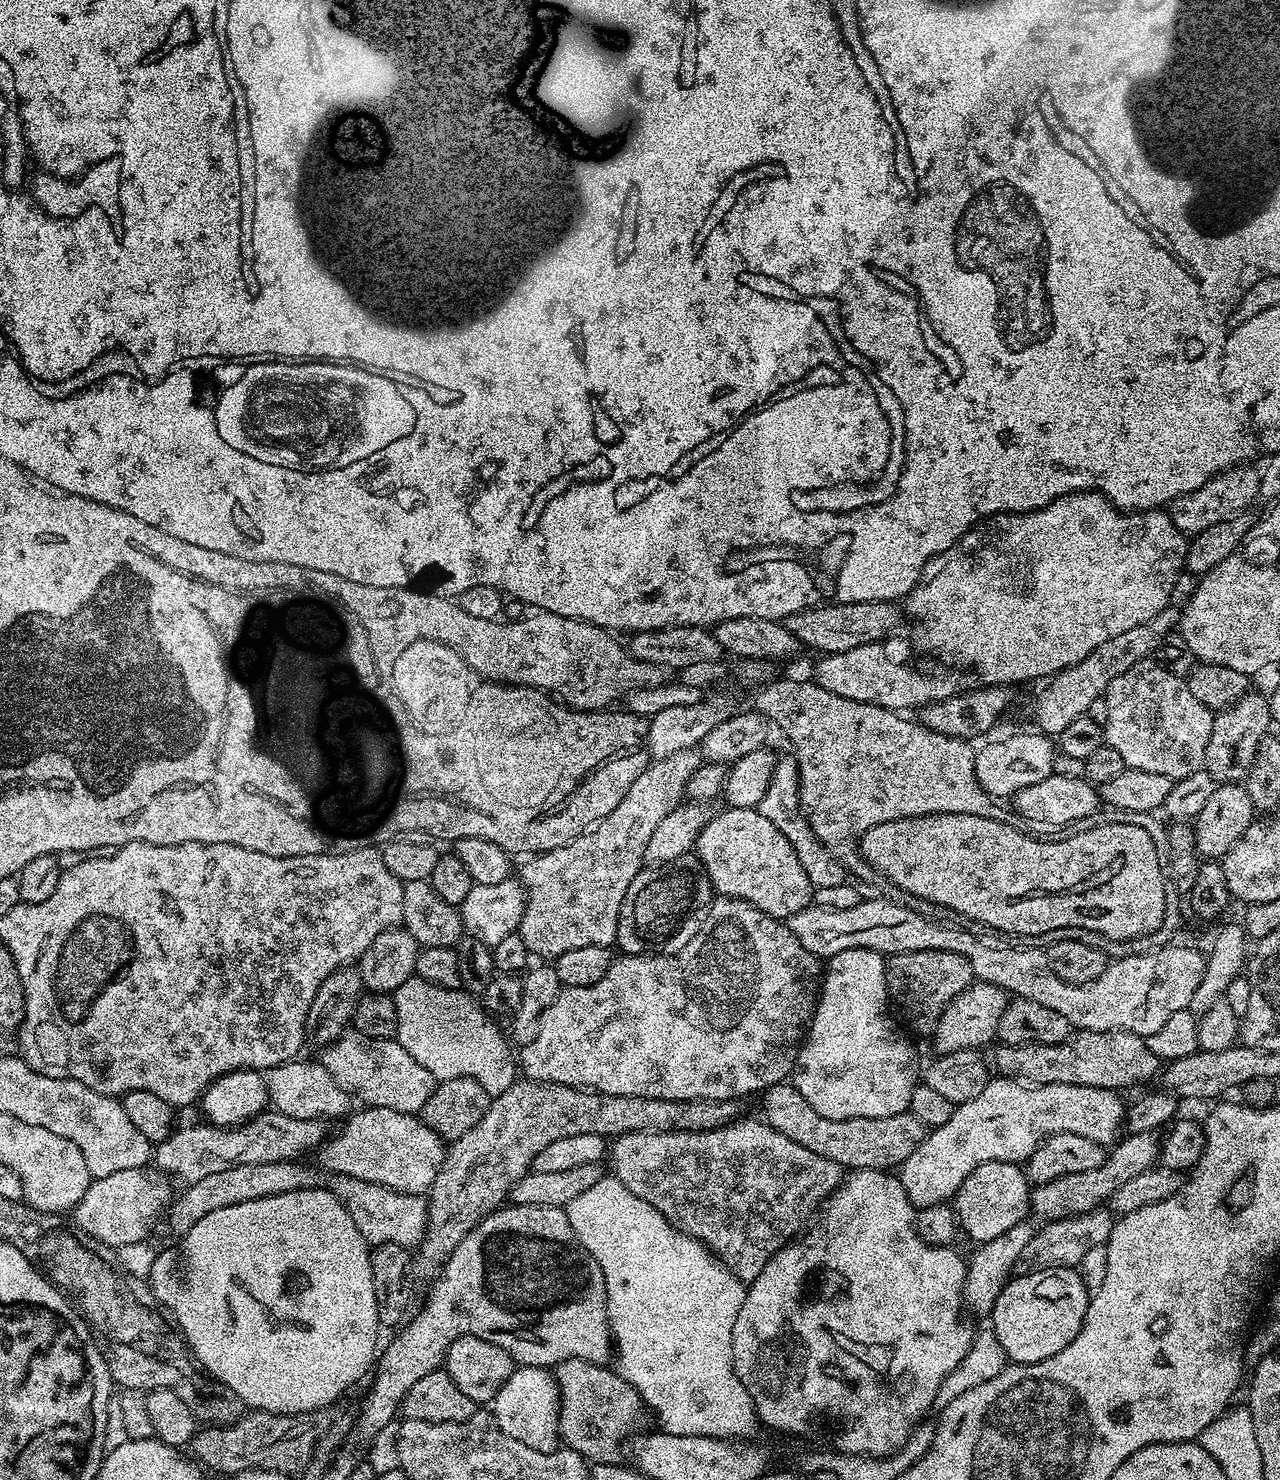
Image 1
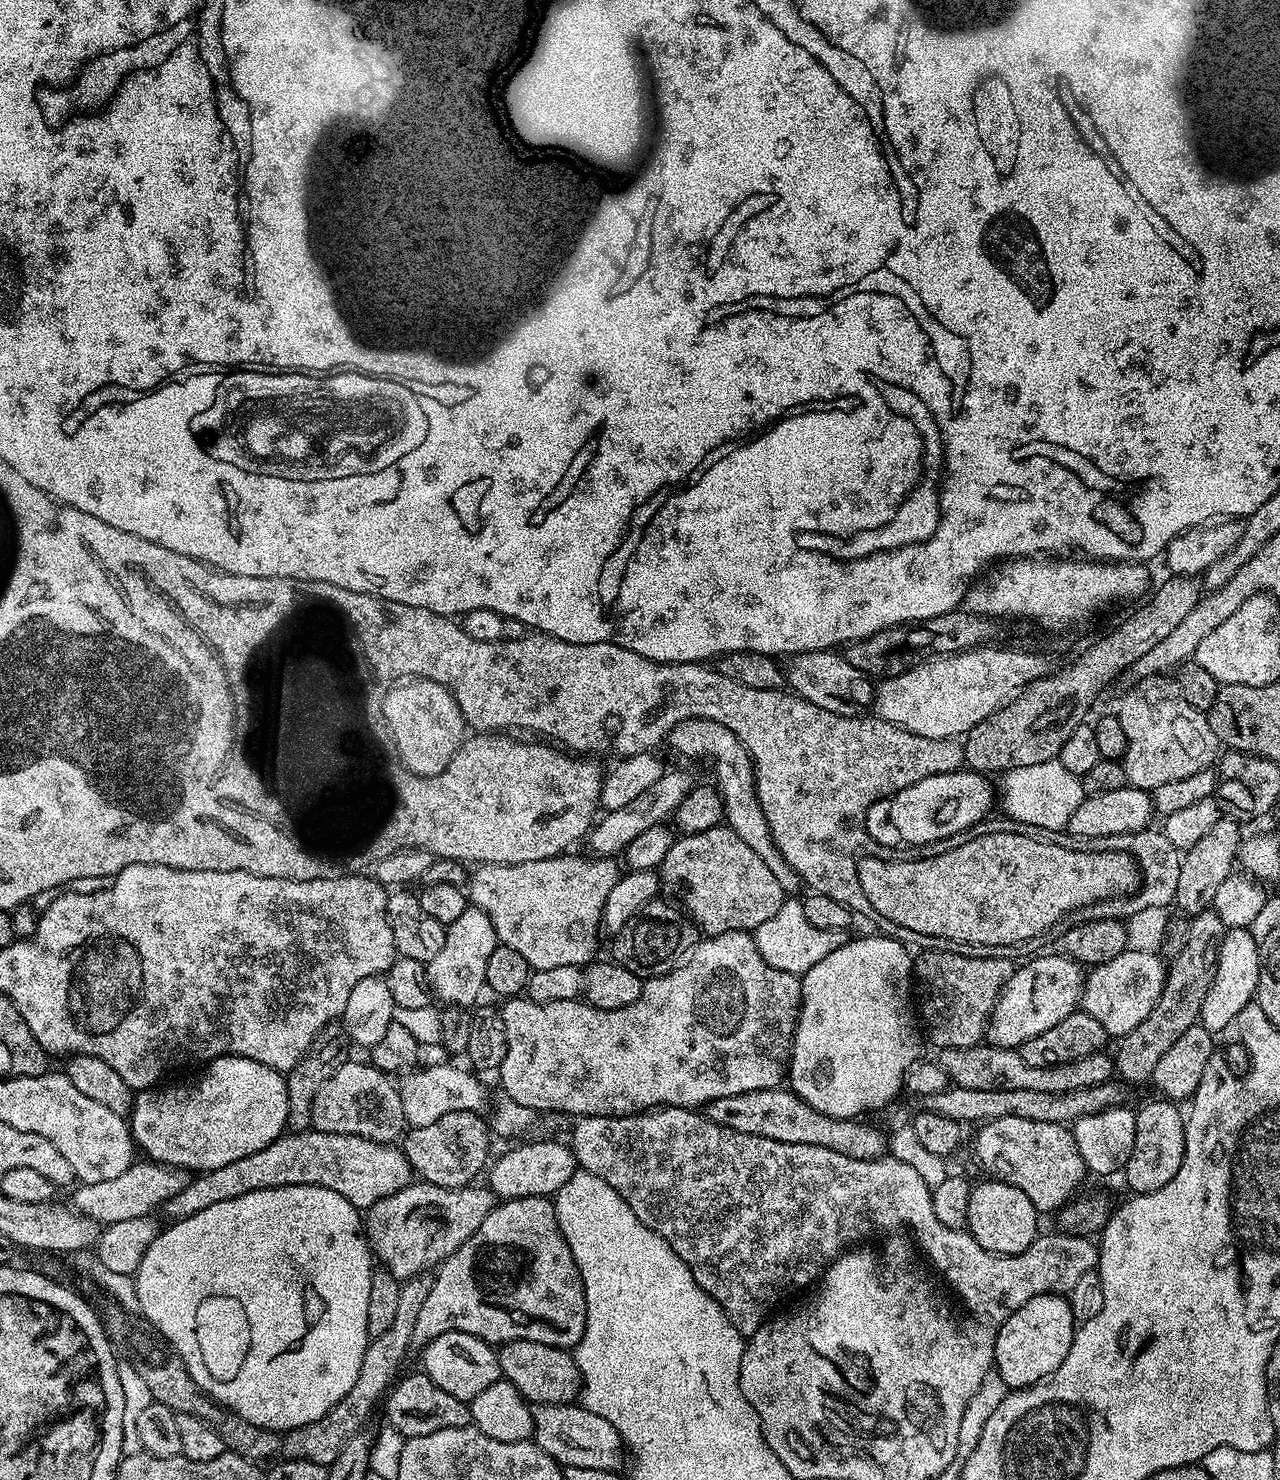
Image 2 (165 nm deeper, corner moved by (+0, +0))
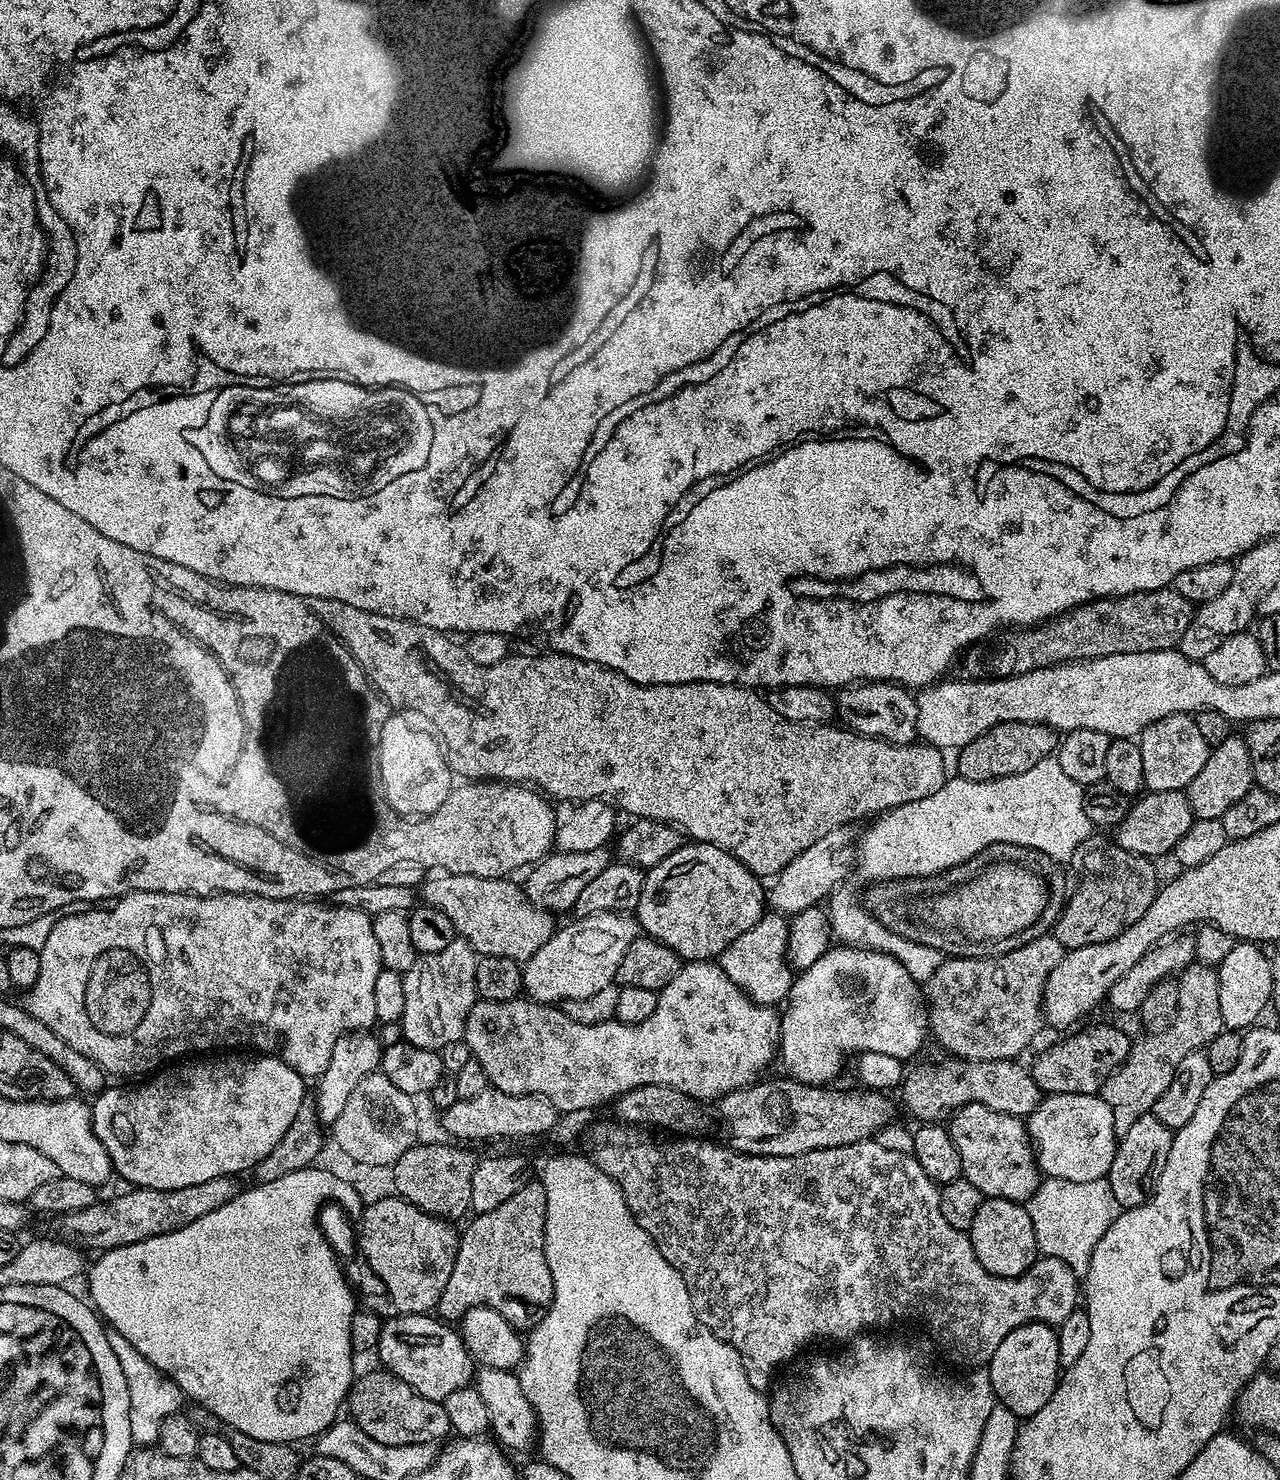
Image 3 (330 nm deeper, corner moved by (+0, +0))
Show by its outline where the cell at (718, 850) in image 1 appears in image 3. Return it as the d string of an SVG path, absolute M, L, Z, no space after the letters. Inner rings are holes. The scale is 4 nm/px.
M699 842L684 843L670 854L670 858L662 858L658 866L644 872L642 894L634 910L639 927L653 940L670 946L670 950L678 953L684 962L715 961L727 950L728 944L738 938L738 934L746 934L746 930L750 930L750 926L765 914L766 888L761 877L755 876L743 862L734 858L734 854L722 850L717 844Z

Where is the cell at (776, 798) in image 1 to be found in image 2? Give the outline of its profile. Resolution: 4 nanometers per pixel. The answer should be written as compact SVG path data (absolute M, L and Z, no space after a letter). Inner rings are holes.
M692 718L683 725L683 728L684 745L680 748L681 754L684 756L709 756L709 758L712 759L712 768L716 771L714 784L715 787L720 789L720 797L724 803L724 820L726 821L727 827L732 828L734 834L738 834L738 838L742 838L742 842L746 842L746 846L750 846L750 850L754 850L754 854L758 854L758 858L762 858L762 862L766 862L766 866L770 866L770 874L774 874L774 878L778 878L778 886L782 886L782 890L785 894L796 894L796 891L802 887L801 878L795 870L784 861L782 854L776 849L776 843L772 840L772 832L768 828L768 823L762 814L760 803L756 797L754 765L748 755L748 751L740 745L735 734L730 730L726 730L726 726L722 726L722 722Z

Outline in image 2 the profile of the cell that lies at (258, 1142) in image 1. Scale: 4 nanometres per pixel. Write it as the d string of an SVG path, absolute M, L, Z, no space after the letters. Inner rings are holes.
M147 1158L134 1162L118 1178L110 1178L107 1182L80 1184L77 1192L70 1199L71 1207L89 1216L97 1225L107 1226L114 1222L126 1222L130 1218L152 1216L154 1208L159 1209L164 1201L174 1198L178 1190L186 1190L190 1179L187 1168L175 1168L169 1164L158 1164Z

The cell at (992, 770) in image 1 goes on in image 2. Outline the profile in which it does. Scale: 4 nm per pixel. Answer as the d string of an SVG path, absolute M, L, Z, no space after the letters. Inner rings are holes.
M949 770L922 778L893 796L875 800L864 816L864 827L871 839L881 846L923 848L940 840L959 837L967 828L975 829L994 808L994 792L987 775L982 772Z

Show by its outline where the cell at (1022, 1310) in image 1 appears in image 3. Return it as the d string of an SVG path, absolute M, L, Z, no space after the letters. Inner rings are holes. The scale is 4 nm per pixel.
M1023 1324L1018 1330L1010 1330L998 1350L994 1350L994 1358L986 1371L996 1399L1003 1407L1009 1408L1017 1418L1038 1414L1050 1402L1062 1374L1056 1328L1051 1324Z

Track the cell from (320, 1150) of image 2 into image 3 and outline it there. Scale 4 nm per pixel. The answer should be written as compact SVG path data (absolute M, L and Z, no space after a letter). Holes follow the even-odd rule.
M236 1176L210 1178L210 1182L198 1182L198 1186L182 1186L182 1190L154 1190L132 1186L124 1190L128 1192L114 1197L113 1200L101 1199L86 1206L86 1210L65 1212L55 1221L55 1235L81 1250L130 1246L146 1238L182 1230L182 1226L190 1226L190 1222L218 1210L218 1206L226 1206L226 1202L233 1200L242 1191L242 1184L238 1181Z

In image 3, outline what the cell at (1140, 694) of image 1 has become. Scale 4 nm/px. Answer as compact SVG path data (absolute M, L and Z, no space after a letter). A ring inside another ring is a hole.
M1179 712L1162 718L1141 730L1138 743L1142 750L1142 774L1144 788L1149 792L1179 792L1194 782L1194 774L1206 766L1210 746L1202 738L1195 719Z

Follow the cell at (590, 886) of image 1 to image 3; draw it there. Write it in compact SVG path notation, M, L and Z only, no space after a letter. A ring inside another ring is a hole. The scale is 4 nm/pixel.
M440 874L437 880L425 879L422 885L422 900L427 907L442 910L450 922L454 922L457 933L480 956L501 956L517 962L529 960L546 943L556 931L558 924L554 922L553 913L547 908L539 908L528 901L524 889L512 878L478 878L470 874Z

